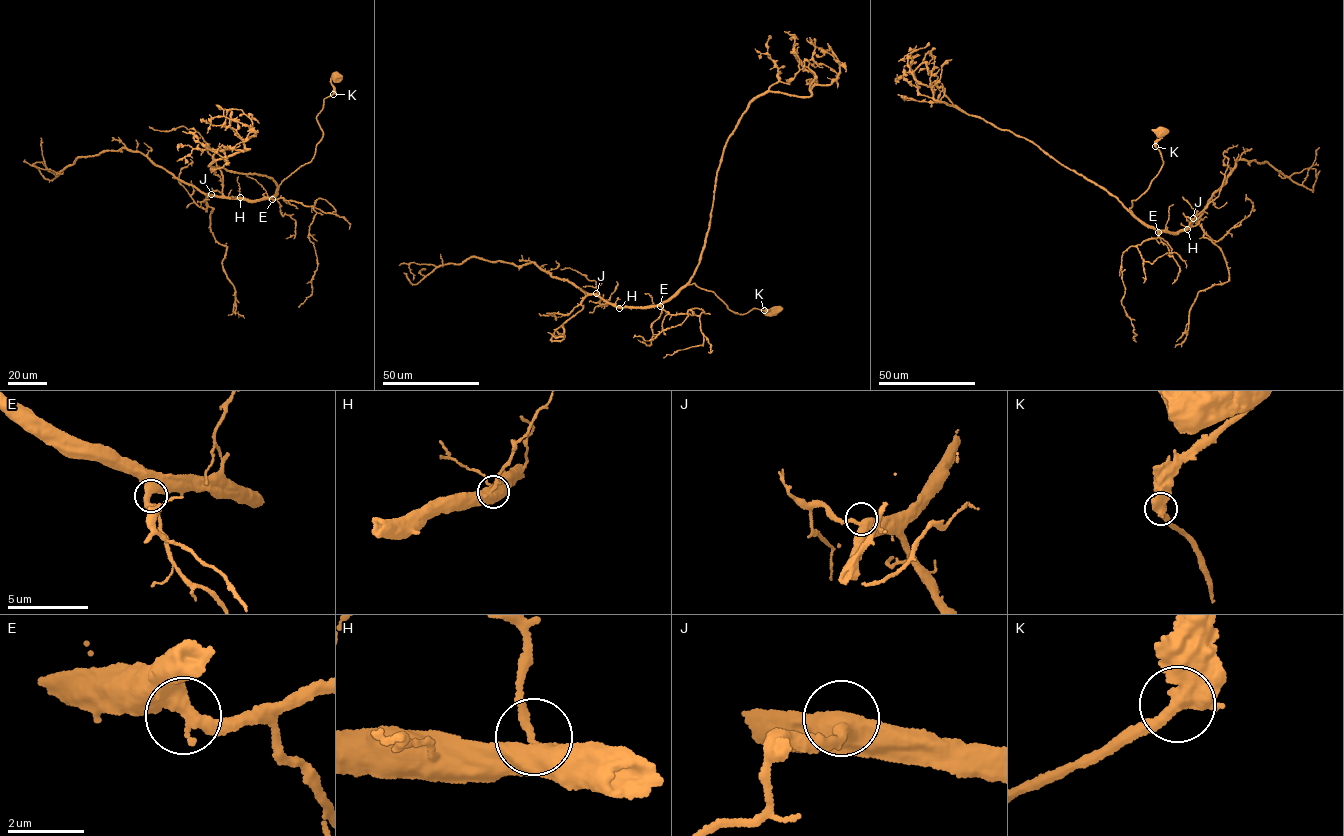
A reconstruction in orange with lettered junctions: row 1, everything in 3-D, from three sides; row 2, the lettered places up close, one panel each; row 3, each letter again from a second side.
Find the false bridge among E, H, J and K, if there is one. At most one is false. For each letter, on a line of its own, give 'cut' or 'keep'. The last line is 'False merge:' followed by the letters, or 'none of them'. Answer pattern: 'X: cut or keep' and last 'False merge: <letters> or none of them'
E: keep
H: keep
J: keep
K: keep
False merge: none of them

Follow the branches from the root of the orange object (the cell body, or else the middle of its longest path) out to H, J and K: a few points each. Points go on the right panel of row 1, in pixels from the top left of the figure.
H: (1160, 131), (1166, 133), (1156, 143), (1161, 168), (1129, 209), (1152, 228), (1187, 229)
J: (1160, 131), (1166, 133), (1156, 143), (1161, 168), (1130, 210), (1161, 231), (1184, 229), (1193, 218)
K: (1160, 131), (1166, 133), (1155, 146)

